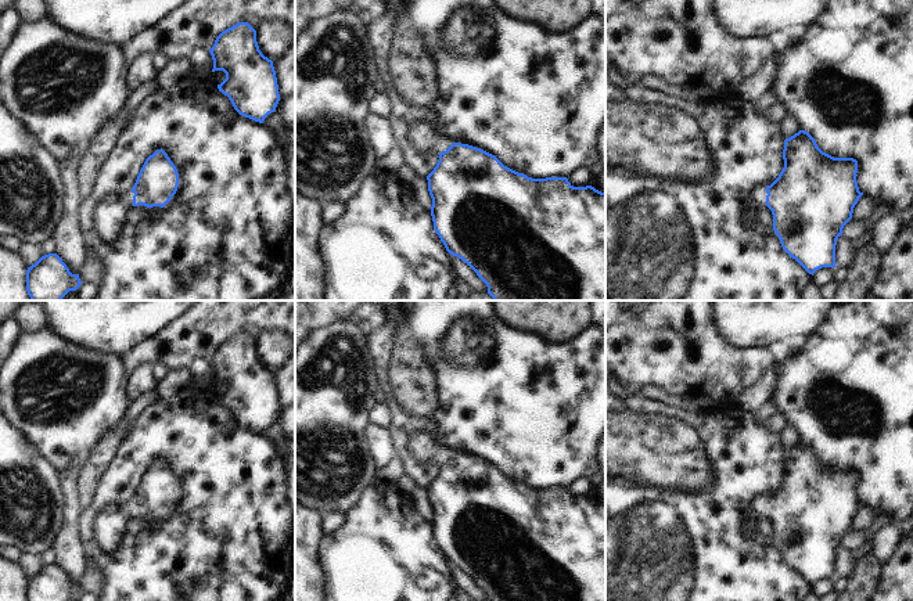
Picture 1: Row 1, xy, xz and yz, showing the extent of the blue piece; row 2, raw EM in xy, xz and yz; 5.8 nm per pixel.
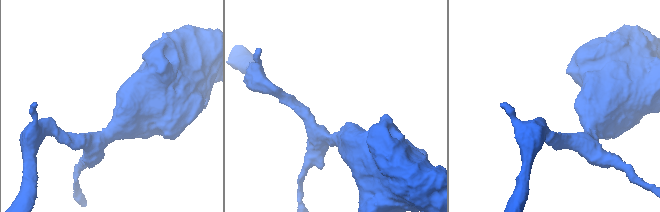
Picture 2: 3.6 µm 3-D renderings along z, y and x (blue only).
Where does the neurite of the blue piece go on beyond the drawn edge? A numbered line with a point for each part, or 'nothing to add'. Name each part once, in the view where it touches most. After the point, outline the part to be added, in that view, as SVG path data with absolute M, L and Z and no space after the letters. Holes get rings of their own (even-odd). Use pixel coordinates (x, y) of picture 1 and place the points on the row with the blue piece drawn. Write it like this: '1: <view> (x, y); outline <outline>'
1: yz (748, 215); outline M758 184L752 188L752 201L743 209L740 219L745 224L751 224L756 220L756 210L759 206L766 205L766 186Z

